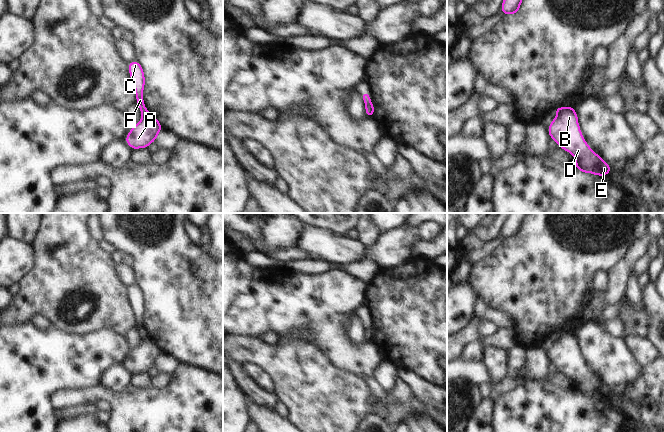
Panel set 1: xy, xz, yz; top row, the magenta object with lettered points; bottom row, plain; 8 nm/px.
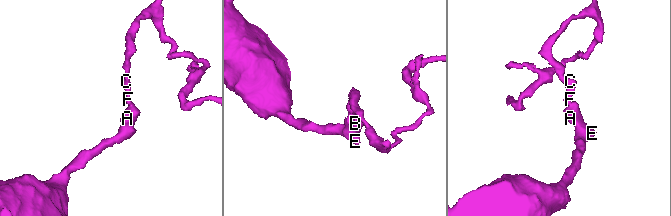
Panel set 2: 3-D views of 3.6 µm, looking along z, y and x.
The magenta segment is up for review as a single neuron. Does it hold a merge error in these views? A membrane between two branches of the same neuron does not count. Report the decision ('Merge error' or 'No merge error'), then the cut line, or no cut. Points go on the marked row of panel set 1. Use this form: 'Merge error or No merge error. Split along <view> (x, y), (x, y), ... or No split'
Merge error. Split along xy (146, 108), (142, 113)

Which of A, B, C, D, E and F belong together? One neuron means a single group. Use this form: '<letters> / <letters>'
A B D E / C F

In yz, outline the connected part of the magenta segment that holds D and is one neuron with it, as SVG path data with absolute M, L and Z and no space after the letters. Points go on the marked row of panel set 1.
M573 106L560 109L559 115L552 119L548 134L560 149L568 151L576 160L574 166L582 173L595 176L608 176L611 166L596 154L585 141L579 123L578 114Z

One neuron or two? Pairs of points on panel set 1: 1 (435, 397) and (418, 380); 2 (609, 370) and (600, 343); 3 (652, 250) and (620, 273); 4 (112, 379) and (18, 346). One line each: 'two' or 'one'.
1: one
2: one
3: two
4: two

